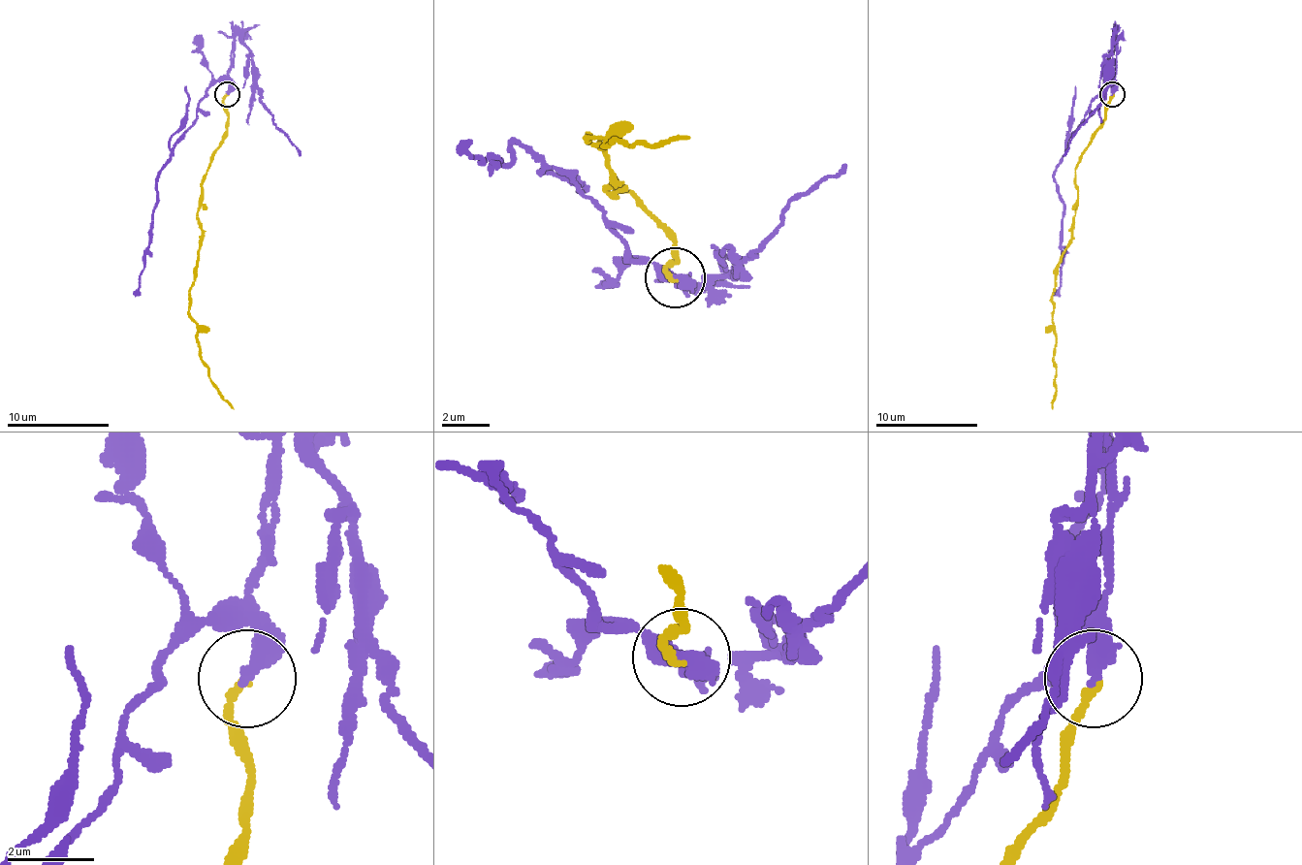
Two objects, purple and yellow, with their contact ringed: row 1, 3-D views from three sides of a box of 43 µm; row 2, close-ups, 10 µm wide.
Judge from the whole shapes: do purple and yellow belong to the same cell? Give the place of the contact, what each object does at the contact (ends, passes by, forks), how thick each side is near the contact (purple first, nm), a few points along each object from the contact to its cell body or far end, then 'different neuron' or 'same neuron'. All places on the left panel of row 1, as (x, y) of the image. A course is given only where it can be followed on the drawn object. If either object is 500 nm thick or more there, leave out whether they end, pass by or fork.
at (227, 94); purple ends there; yellow ends there; 400 nm thick on the purple side, 180 nm on the other; purple runs (228, 94), (225, 81), (207, 89), (197, 120), (158, 176), (136, 297); yellow runs (228, 94), (228, 133), (207, 169), (197, 212), (202, 243), (189, 317), (212, 386), (233, 409); different neuron

